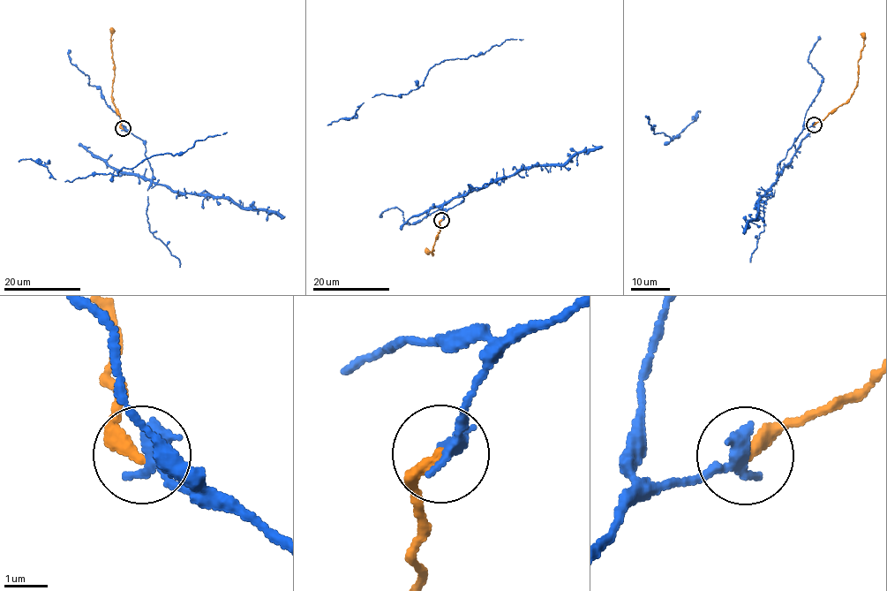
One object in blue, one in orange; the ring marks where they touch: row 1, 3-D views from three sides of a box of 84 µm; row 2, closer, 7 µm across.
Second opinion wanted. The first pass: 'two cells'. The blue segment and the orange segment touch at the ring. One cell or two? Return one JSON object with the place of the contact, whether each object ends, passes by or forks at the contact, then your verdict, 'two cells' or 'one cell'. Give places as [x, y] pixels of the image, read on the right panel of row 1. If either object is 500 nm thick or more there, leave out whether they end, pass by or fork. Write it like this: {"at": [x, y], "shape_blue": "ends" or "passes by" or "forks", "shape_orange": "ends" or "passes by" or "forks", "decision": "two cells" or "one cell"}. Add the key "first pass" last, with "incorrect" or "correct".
{"at": [814, 125], "shape_blue": "ends", "shape_orange": "ends", "decision": "one cell", "first pass": "incorrect"}

